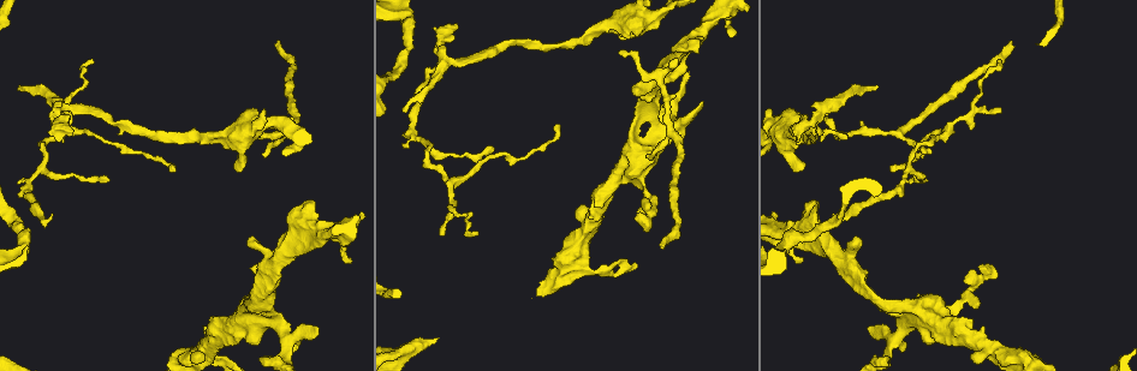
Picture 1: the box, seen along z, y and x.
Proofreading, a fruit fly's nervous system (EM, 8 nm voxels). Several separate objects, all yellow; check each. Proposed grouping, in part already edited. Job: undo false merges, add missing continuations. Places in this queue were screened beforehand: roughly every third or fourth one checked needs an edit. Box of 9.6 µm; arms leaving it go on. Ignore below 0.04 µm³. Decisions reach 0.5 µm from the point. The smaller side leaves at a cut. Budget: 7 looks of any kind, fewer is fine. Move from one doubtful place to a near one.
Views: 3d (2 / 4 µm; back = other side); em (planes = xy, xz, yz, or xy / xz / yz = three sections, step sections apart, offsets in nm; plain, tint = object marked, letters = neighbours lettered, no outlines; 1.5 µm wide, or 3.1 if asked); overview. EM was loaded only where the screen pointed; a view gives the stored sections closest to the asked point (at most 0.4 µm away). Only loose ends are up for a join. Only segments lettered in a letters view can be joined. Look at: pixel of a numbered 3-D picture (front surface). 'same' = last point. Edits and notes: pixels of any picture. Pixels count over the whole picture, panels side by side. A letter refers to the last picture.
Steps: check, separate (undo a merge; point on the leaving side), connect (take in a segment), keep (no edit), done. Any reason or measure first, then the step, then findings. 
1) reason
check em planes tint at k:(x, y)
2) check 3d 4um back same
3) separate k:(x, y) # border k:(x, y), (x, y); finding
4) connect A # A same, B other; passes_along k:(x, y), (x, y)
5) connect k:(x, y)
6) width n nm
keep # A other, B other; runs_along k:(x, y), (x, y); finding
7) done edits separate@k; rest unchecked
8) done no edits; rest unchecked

check em planes letters at 1:(558, 127)

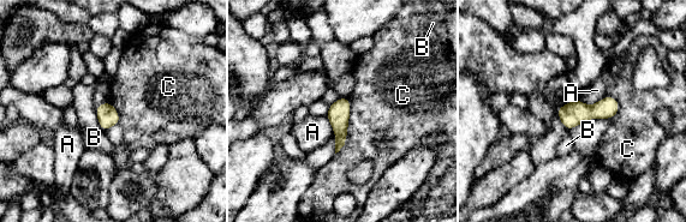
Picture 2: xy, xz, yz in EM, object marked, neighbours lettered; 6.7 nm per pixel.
width 140 nm
keep # A other, B other, C other; none of them fits

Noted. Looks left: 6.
free end
check em planes letters at 1:(494, 148)

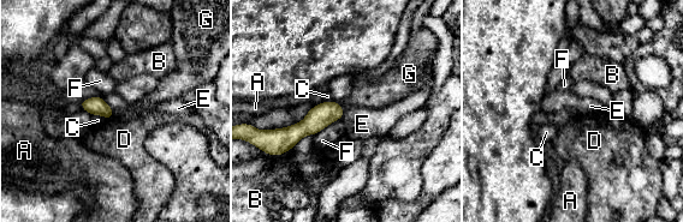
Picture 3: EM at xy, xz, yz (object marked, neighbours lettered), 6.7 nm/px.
keep # A other, B other, C other, D other, E other, F other, G other; runs_along 3:(340, 112), (279, 132); no lettered segment goes on from it

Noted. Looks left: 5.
an open end
check 3d 2um at 1:(923, 155)

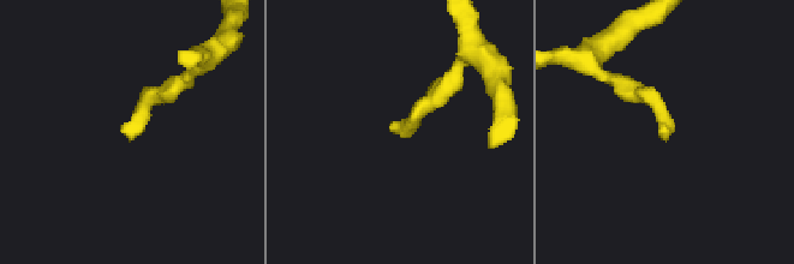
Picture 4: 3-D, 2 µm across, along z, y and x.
shape alone is not enough
check em xz step 8 letters at 4:(395, 132)

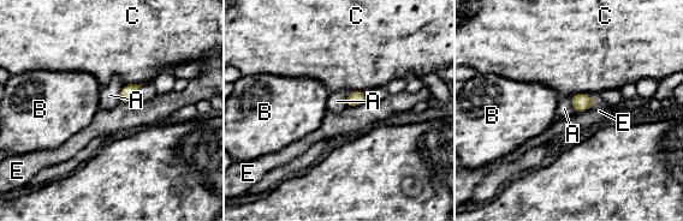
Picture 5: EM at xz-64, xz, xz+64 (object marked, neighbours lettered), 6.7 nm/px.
cut it another way
check em planes letters same

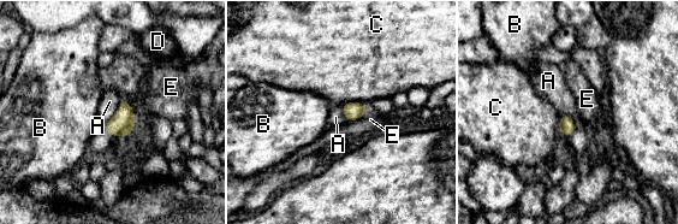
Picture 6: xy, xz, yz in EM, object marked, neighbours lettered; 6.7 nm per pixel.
width 110 nm
keep # A other, B other, C other, D other, E other; no lettered segment goes on from it

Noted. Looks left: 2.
done no edits; rest unchecked

